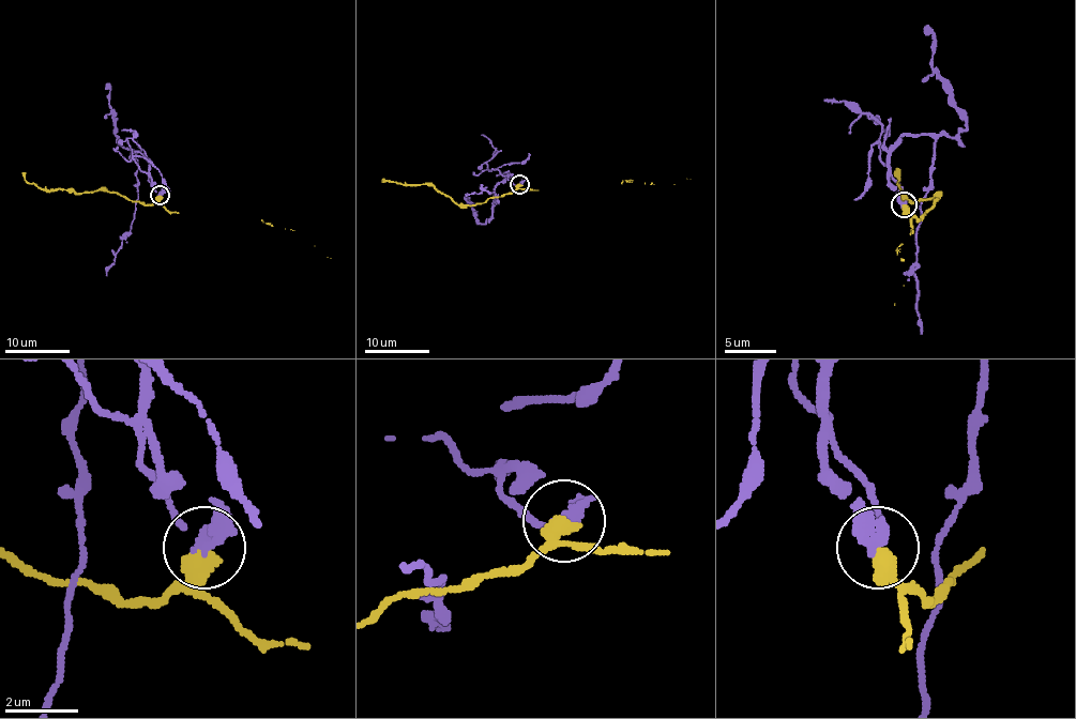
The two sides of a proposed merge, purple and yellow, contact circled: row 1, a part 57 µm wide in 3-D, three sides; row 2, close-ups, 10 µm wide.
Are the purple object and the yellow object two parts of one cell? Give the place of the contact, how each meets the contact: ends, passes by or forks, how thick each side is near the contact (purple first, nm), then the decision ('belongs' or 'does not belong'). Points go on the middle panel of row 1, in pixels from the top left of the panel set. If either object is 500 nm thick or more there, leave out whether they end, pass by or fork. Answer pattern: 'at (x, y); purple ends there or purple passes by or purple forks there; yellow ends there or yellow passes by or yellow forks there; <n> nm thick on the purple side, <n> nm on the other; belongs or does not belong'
at (519, 184); 240 nm thick on the purple side, 500 nm on the other; does not belong

